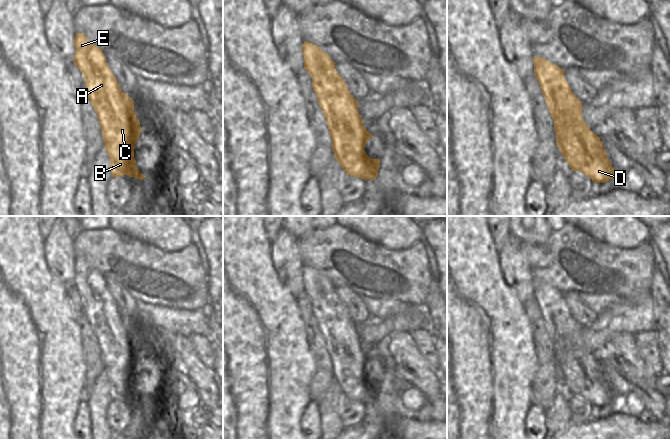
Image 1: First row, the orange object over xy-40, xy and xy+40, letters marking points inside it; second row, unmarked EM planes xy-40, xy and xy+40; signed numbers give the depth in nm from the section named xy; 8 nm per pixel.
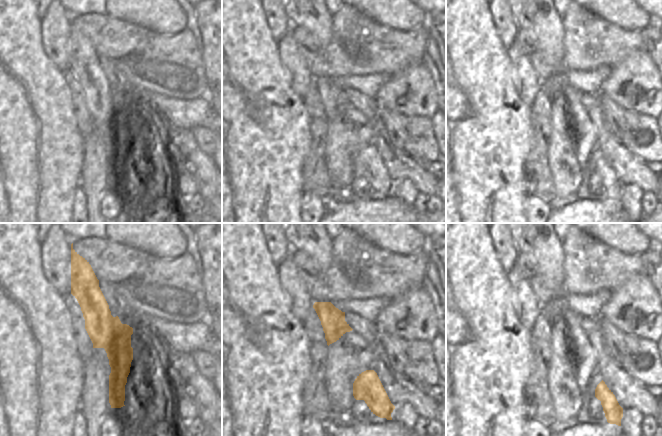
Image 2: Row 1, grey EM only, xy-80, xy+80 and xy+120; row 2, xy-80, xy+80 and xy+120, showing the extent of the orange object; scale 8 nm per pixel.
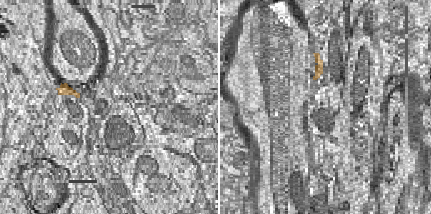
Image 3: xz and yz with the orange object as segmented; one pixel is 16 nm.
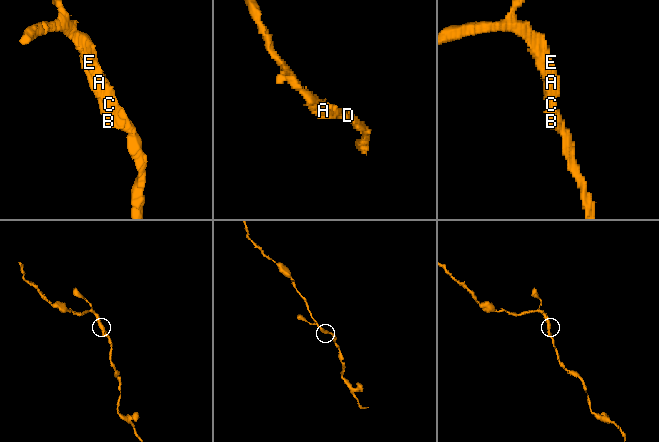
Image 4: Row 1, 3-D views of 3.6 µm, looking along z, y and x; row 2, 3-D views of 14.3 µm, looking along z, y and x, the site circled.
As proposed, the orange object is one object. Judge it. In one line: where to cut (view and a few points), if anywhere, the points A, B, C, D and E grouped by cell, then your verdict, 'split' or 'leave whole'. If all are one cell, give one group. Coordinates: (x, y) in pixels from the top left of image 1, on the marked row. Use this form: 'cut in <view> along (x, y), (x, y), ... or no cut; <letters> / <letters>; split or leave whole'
no cut; A B C D E; leave whole

